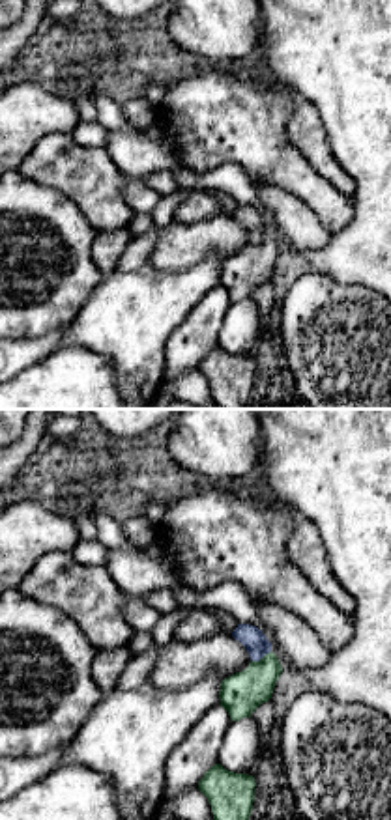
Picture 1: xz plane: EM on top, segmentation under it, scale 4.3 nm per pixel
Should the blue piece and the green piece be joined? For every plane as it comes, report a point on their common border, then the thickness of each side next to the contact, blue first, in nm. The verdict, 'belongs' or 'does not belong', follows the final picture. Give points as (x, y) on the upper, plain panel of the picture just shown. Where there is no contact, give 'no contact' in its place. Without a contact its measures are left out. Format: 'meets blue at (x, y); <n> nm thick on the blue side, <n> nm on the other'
meets blue at (260, 240); 100 nm thick on the blue side, 180 nm on the other

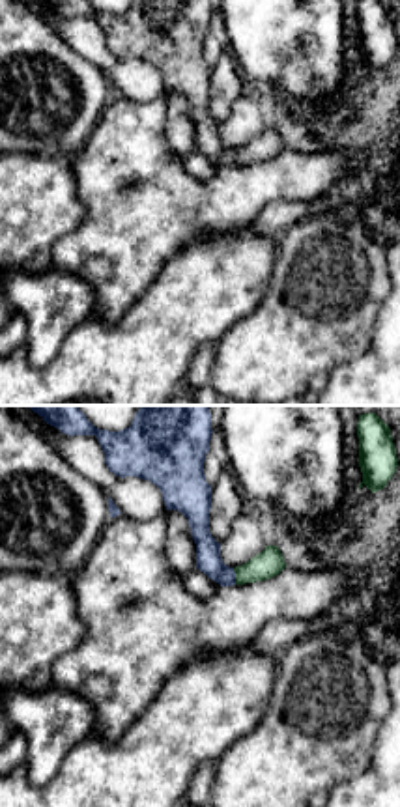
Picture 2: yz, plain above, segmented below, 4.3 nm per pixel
meets blue at (234, 157); 110 nm thick on the blue side, 120 nm on the other

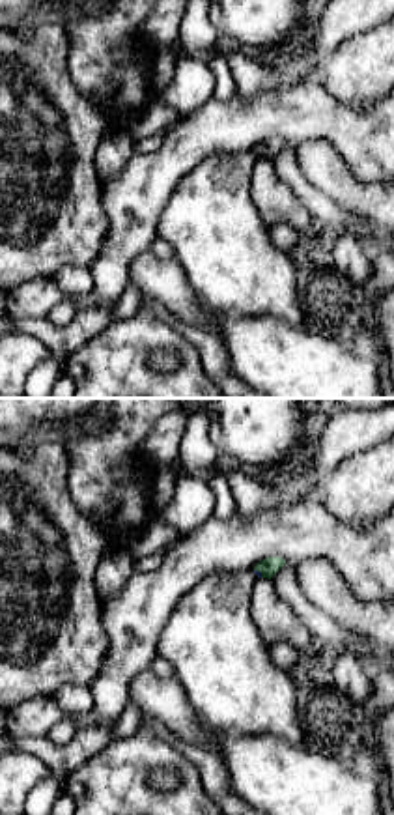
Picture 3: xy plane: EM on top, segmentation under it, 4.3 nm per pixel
meets blue at (258, 154); 20 nm thick on the blue side, 80 nm on the other

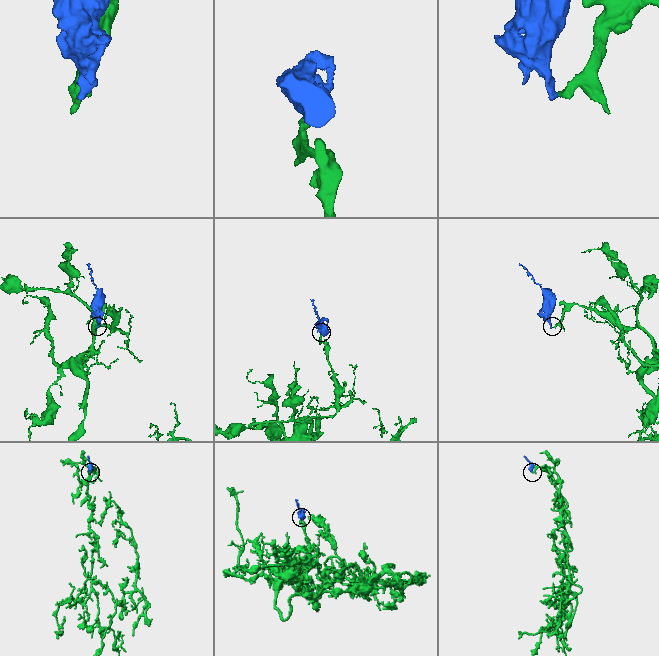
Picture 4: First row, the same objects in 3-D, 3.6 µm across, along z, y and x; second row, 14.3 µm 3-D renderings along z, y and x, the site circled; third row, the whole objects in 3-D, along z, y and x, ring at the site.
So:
belongs

